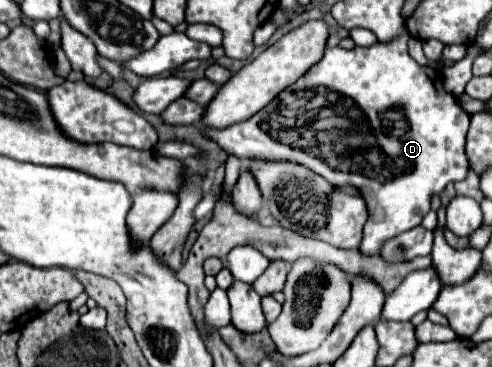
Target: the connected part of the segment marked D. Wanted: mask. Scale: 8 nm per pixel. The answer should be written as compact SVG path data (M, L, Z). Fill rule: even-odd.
M403 26L403 32L399 36L395 36L391 42L375 42L373 46L367 46L367 48L361 48L361 46L355 46L353 50L345 50L345 48L325 48L325 54L323 58L313 64L297 82L293 82L291 86L287 86L275 100L271 100L261 112L257 112L253 118L241 122L241 124L235 124L235 126L229 126L225 130L211 130L211 128L201 128L203 134L207 134L211 140L215 140L221 148L227 150L227 154L235 154L239 156L241 160L267 160L267 162L293 162L293 164L301 164L305 168L309 168L311 172L323 176L329 184L333 186L353 186L361 192L363 200L367 202L367 208L369 208L369 222L365 224L365 230L363 230L363 240L361 240L361 246L359 250L365 254L365 256L371 256L371 254L379 254L383 244L389 240L389 238L395 238L399 236L401 232L407 232L415 226L421 224L421 220L425 218L425 214L431 210L431 196L433 194L441 194L441 190L449 184L449 182L457 182L457 180L463 180L469 172L469 162L467 162L467 156L465 156L465 136L467 136L467 130L469 130L469 114L463 112L463 108L457 104L457 100L453 96L449 96L449 92L445 92L443 88L443 76L439 70L433 70L429 66L421 66L419 62L415 62L409 52L407 52L407 42L409 42L409 32L407 28Z

